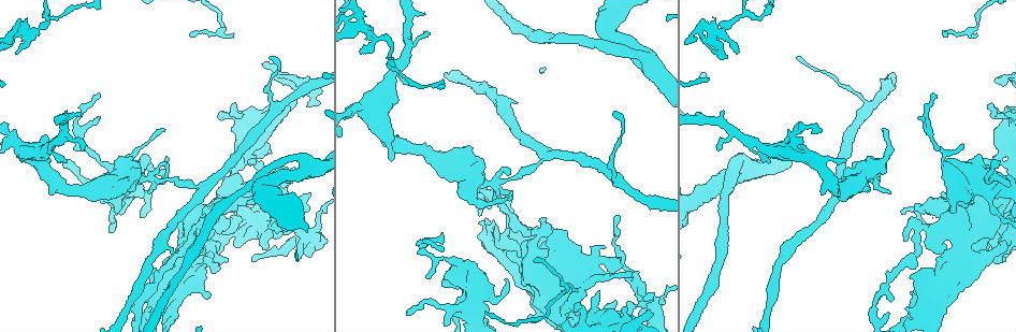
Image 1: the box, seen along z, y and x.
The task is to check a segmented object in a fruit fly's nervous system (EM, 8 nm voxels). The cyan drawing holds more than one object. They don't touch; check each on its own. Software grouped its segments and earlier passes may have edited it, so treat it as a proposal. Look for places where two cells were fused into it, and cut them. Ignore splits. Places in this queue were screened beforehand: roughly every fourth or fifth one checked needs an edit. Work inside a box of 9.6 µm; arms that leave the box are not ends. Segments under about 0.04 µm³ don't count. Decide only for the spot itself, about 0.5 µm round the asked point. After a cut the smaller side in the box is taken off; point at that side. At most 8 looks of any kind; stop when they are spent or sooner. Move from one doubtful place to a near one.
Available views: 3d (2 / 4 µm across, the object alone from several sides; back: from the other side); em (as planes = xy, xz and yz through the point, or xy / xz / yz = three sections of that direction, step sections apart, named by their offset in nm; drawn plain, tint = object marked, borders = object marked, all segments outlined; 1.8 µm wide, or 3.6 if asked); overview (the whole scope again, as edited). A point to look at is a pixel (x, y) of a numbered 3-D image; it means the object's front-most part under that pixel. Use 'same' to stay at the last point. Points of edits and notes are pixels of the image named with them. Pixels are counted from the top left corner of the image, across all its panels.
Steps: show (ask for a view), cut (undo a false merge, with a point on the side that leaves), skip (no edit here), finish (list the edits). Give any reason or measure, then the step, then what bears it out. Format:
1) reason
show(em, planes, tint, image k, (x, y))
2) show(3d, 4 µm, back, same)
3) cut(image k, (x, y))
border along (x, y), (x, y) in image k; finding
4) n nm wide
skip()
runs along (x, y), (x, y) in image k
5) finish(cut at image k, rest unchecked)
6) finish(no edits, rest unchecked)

arms part here
show(3d, 2 µm, image 1, (719, 183))

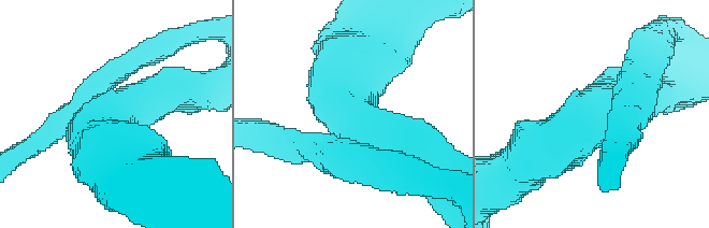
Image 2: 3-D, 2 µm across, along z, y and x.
3 arms; arms of 200, 340, 420 nm; need the tissue
show(em, planes, tint, image 2, (340, 119))

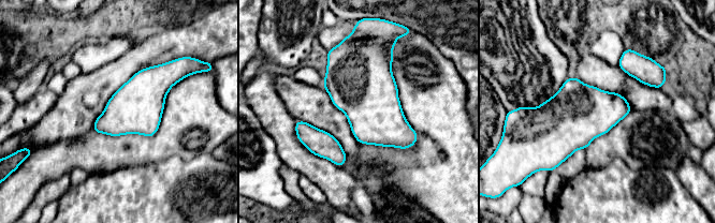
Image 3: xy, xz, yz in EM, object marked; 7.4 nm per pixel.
400 nm wide
skip()
all the same cell

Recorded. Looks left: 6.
abrupt turn
show(em, 3.6 µm, planes, borders, image 1, (980, 224))

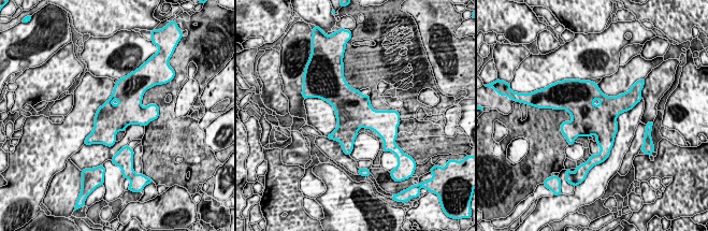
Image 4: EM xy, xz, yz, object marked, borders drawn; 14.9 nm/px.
skip()
one cell here

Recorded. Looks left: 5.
show(em, 3.6 µm, planes, tint, image 1, (186, 274))

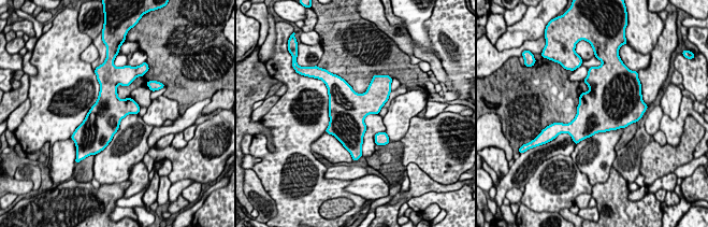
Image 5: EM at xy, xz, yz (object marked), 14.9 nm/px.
480 nm wide
skip()
all the same cell

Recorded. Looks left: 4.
finish(no edits, rest unchecked)

